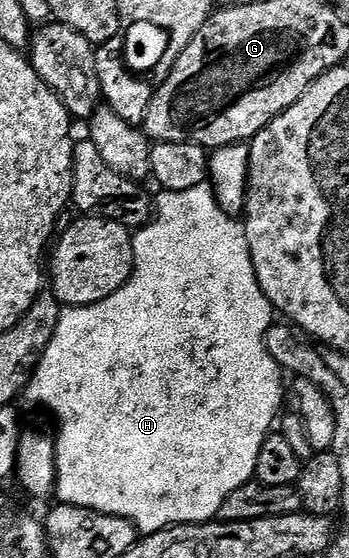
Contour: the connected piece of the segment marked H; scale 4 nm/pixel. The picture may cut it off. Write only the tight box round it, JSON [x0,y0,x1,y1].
[28,184,283,535]

